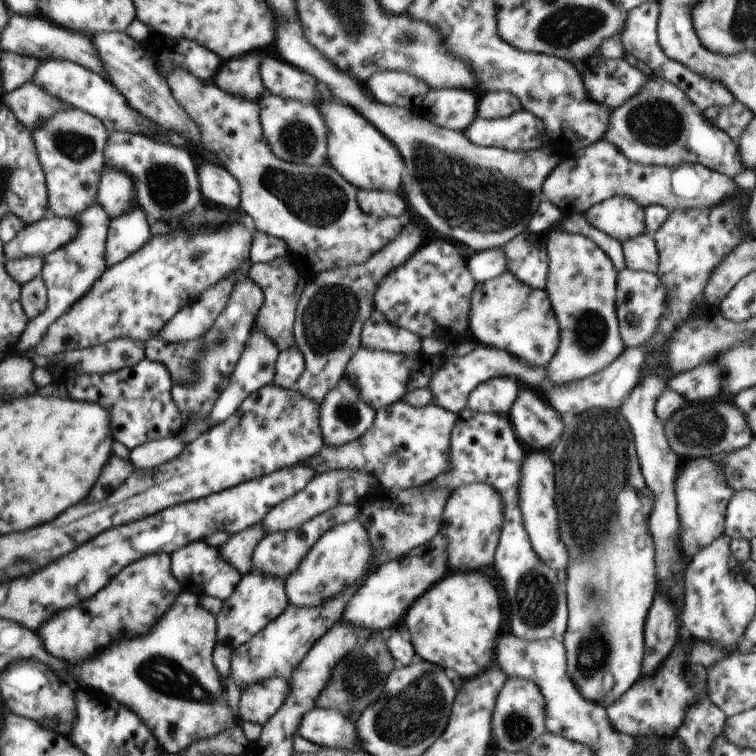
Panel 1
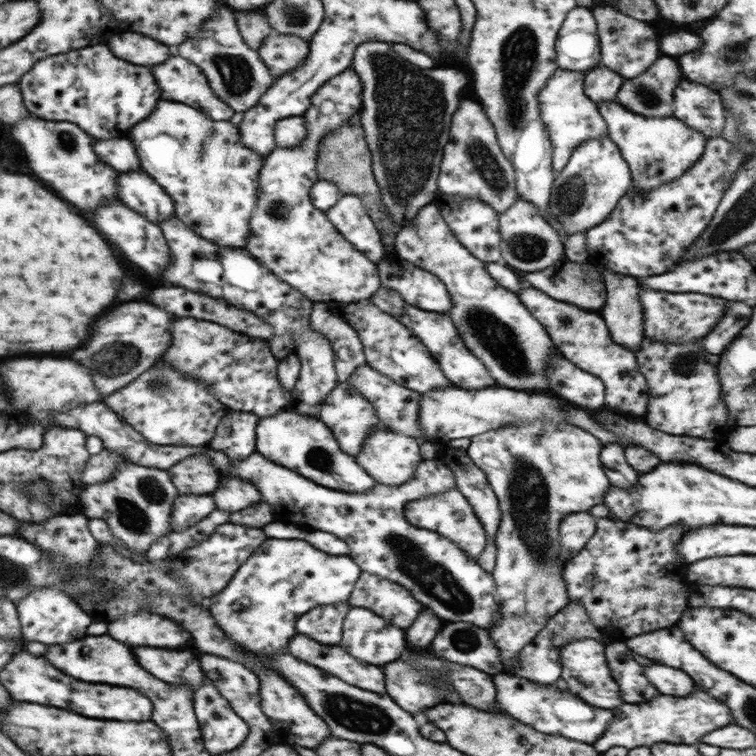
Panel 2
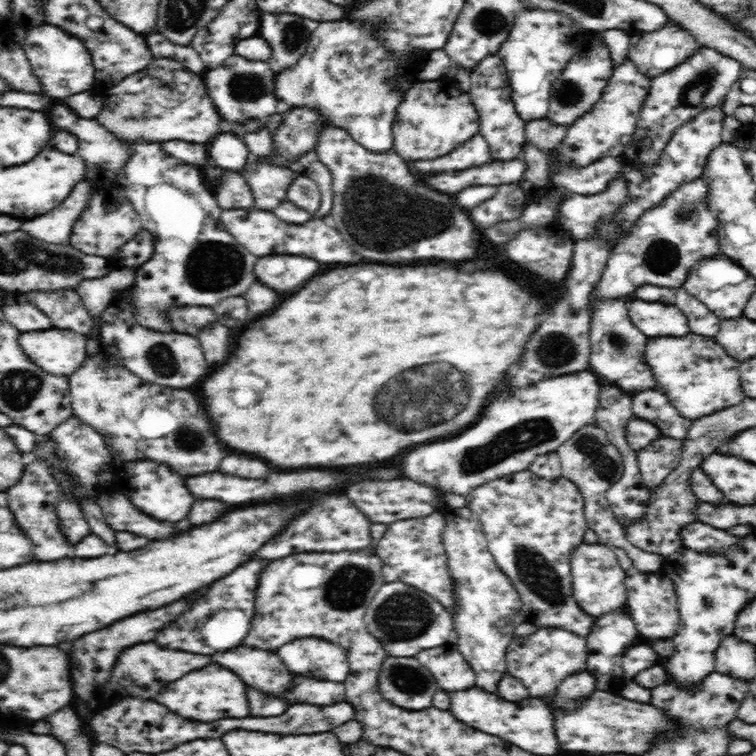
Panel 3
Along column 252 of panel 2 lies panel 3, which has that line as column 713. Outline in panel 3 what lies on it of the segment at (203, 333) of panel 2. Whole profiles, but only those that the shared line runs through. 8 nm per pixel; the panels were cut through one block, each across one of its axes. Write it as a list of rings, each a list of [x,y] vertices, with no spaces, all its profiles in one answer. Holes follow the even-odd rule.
[[[691,332],[682,337],[650,338],[646,343],[645,359],[652,369],[658,390],[670,399],[684,418],[691,421],[740,404],[746,398],[740,380],[740,363],[712,337],[696,336]]]

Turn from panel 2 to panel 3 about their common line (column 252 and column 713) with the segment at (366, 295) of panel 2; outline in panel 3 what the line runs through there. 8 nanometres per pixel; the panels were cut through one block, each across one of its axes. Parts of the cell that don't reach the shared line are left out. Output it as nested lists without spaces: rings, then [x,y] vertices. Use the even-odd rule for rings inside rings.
[[[700,175],[691,183],[676,188],[658,207],[641,214],[625,238],[613,246],[602,276],[590,294],[590,314],[596,301],[612,298],[631,300],[632,294],[643,284],[680,288],[700,260],[721,252],[716,236],[717,215],[706,203],[706,186],[706,177]]]

